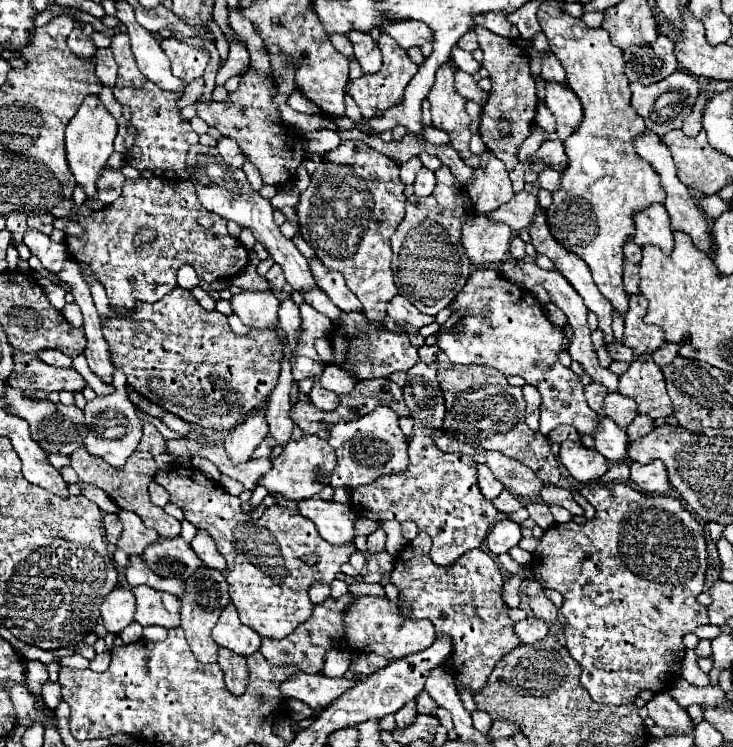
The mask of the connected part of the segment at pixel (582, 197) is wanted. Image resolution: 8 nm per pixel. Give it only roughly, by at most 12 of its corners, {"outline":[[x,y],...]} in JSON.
{"outline":[[544,1],[586,113],[546,221],[626,317],[622,249],[664,201],[622,49]]}

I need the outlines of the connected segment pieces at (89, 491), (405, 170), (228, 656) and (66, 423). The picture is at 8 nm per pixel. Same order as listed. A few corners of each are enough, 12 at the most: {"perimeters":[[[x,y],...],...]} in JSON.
{"perimeters":[[[82,483],[82,495],[106,513],[118,513],[118,505],[100,487]],[[412,157],[400,165],[400,179],[412,185],[416,173],[422,169],[422,161]],[[218,647],[226,687],[242,695],[248,685],[246,659]],[[8,387],[12,415],[50,453],[72,455],[88,427],[76,405],[36,401]]]}

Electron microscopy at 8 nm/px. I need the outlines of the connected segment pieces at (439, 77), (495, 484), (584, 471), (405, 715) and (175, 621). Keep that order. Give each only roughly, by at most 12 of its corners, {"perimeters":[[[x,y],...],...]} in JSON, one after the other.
{"perimeters":[[[454,63],[436,73],[428,95],[432,125],[462,159],[472,157],[470,117],[454,89]],[[478,467],[478,485],[486,499],[496,499],[504,485],[488,471]],[[564,441],[558,457],[580,483],[608,471],[596,449]],[[408,701],[394,717],[398,727],[408,727],[416,717],[416,701]],[[146,585],[132,589],[142,627],[180,625],[180,601]]]}

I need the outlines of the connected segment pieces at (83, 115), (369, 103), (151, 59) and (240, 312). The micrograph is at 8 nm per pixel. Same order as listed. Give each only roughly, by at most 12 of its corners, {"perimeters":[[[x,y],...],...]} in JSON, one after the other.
{"perimeters":[[[96,95],[66,127],[66,157],[90,199],[114,153],[116,119]],[[388,35],[378,73],[350,79],[362,117],[400,105],[416,65]],[[126,1],[116,17],[130,35],[138,69],[168,91],[186,83],[172,75],[170,61],[154,35],[140,27]],[[272,291],[232,297],[248,327],[276,329],[278,297]]]}

